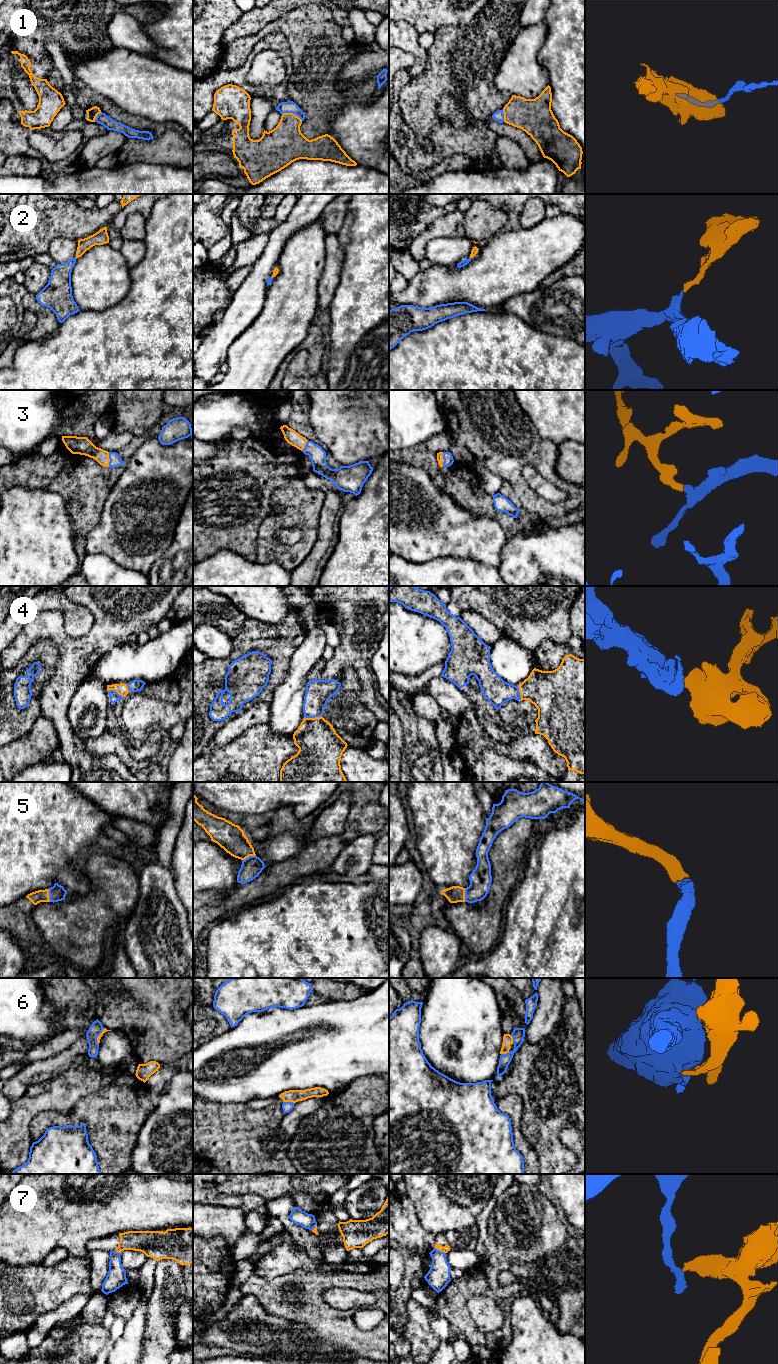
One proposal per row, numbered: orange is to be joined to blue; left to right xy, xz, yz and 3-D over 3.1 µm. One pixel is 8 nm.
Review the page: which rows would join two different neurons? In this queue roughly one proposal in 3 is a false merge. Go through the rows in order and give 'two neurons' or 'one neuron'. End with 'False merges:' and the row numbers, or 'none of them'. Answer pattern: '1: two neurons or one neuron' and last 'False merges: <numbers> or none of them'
1: two neurons
2: one neuron
3: one neuron
4: one neuron
5: one neuron
6: one neuron
7: two neurons
False merges: 1, 7

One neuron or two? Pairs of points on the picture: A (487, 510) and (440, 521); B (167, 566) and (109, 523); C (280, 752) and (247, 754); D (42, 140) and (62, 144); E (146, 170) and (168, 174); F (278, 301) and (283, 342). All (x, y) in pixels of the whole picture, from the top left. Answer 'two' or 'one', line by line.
A: two
B: two
C: one
D: one
E: one
F: one

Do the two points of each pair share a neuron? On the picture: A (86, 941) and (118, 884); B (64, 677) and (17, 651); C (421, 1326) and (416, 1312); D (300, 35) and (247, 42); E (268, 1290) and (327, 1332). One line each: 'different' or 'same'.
A: same
B: same
C: same
D: same
E: same

